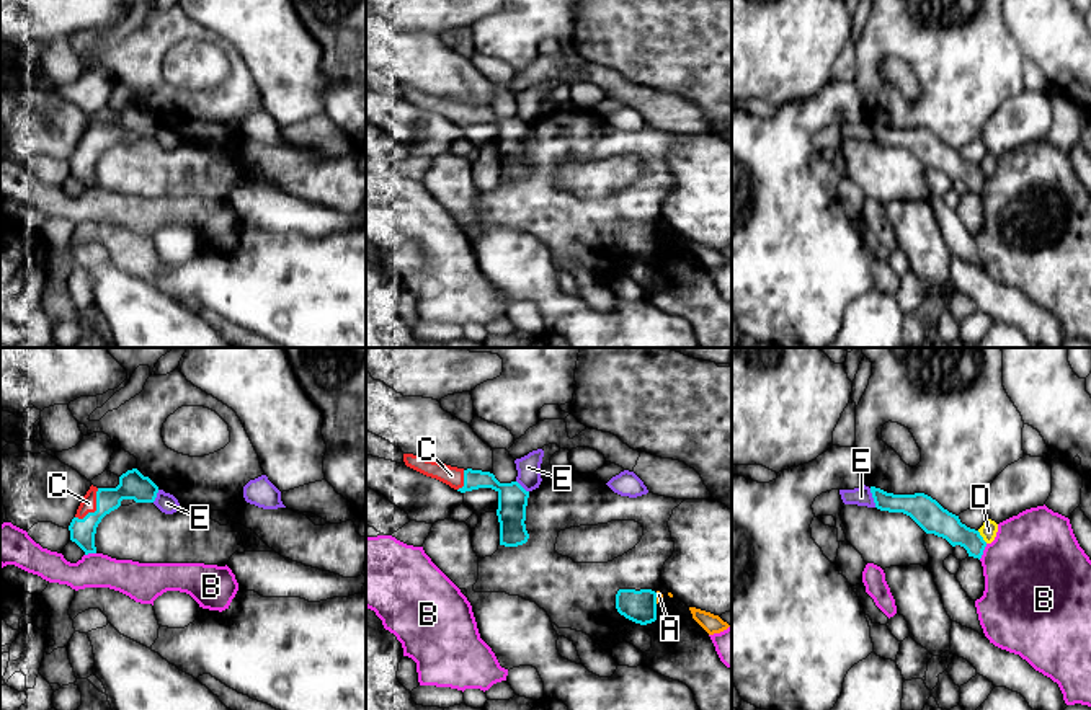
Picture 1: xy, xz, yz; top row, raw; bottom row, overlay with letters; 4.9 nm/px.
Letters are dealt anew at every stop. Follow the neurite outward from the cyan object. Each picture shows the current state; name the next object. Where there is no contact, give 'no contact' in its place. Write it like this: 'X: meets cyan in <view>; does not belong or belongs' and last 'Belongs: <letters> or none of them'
A: meets cyan in xz; does not belong
B: meets cyan in yz; does not belong
C: meets cyan in xy; belongs
D: meets cyan in yz; does not belong
E: meets cyan in yz; does not belong
Belongs: C

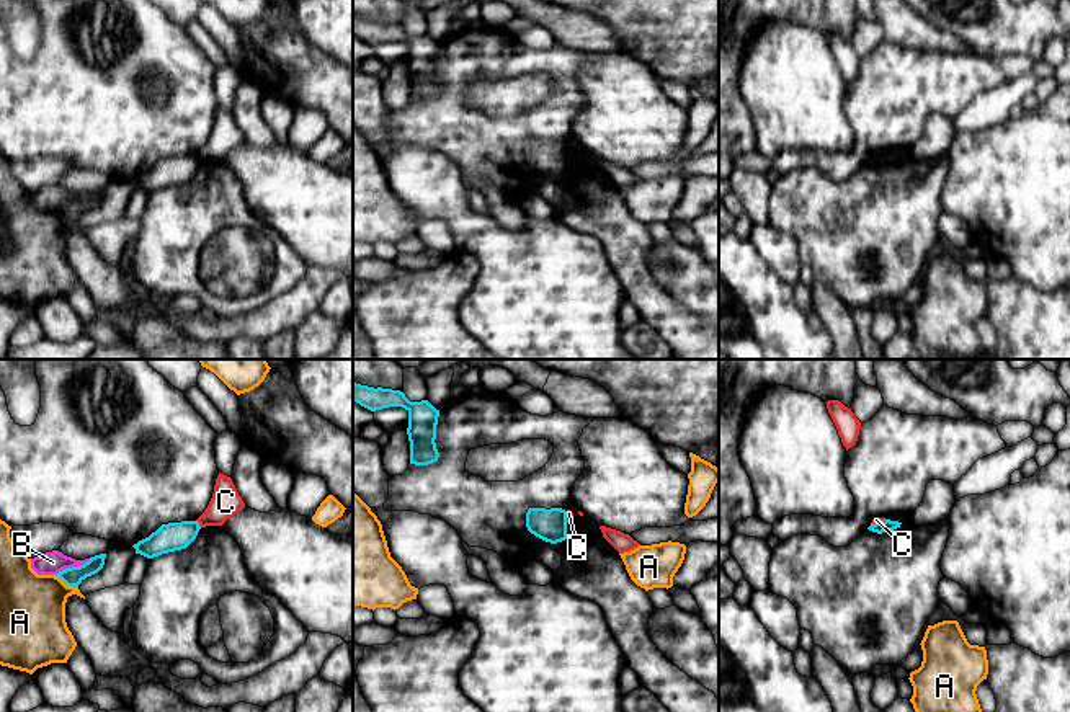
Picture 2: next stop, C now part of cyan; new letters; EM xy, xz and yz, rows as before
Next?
A: meets cyan in xy; does not belong
B: meets cyan in xy; does not belong
C: meets cyan in xy; does not belong
Belongs: none of them

